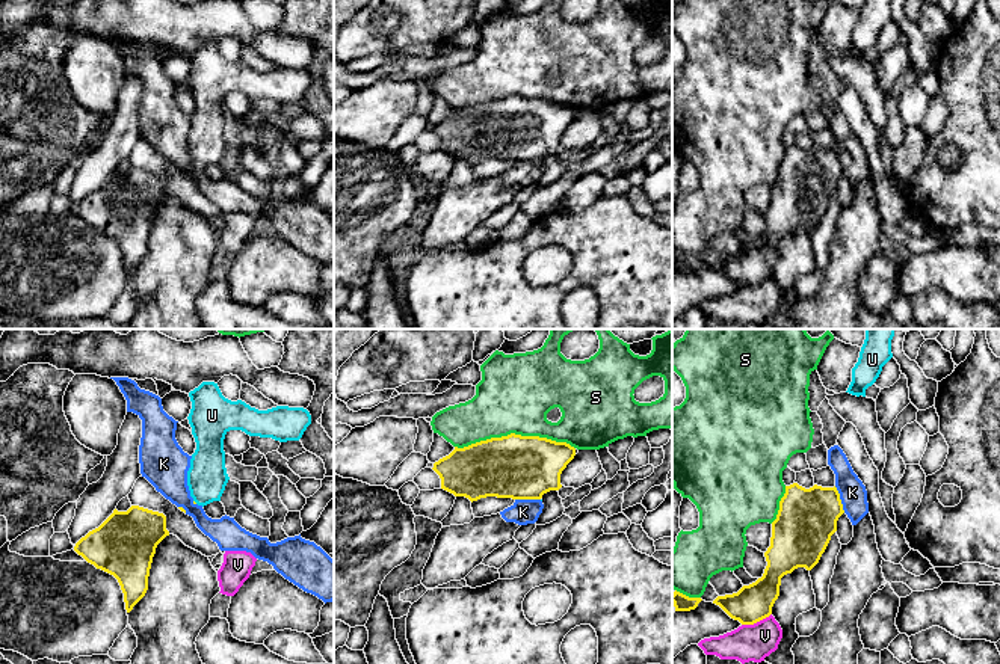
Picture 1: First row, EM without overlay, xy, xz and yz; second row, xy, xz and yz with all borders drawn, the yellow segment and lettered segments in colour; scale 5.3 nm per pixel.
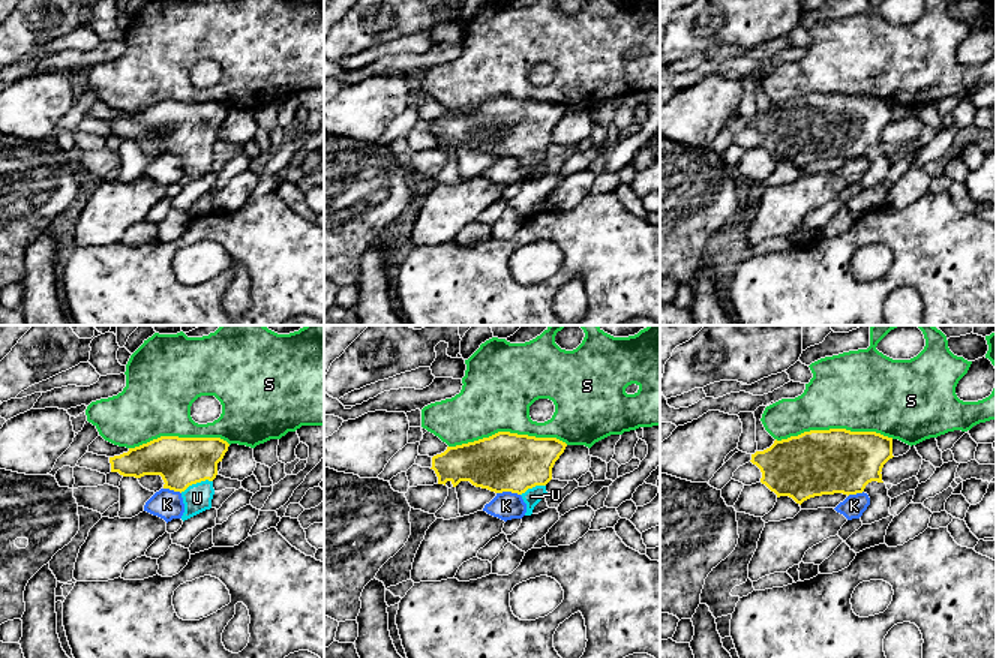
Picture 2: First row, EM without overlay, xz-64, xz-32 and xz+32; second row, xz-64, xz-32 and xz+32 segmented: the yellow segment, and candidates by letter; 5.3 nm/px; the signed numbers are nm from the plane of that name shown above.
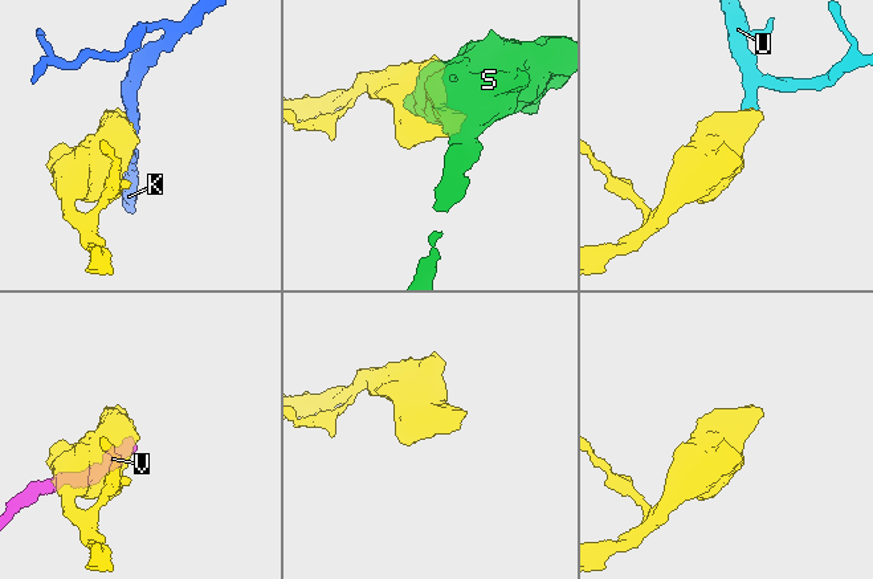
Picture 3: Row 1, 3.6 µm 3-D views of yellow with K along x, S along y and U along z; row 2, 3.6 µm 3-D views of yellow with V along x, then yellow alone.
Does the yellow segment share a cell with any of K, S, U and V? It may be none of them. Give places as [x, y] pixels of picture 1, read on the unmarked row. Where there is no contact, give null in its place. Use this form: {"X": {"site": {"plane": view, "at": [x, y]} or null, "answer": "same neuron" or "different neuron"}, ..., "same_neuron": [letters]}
{"K": {"site": {"plane": "yz", "at": [840, 162]}, "answer": "different neuron"}, "S": {"site": {"plane": "xz", "at": [514, 95]}, "answer": "different neuron"}, "U": {"site": null, "answer": "same neuron"}, "V": {"site": {"plane": "yz", "at": [756, 284]}, "answer": "different neuron"}, "same_neuron": ["U"]}

